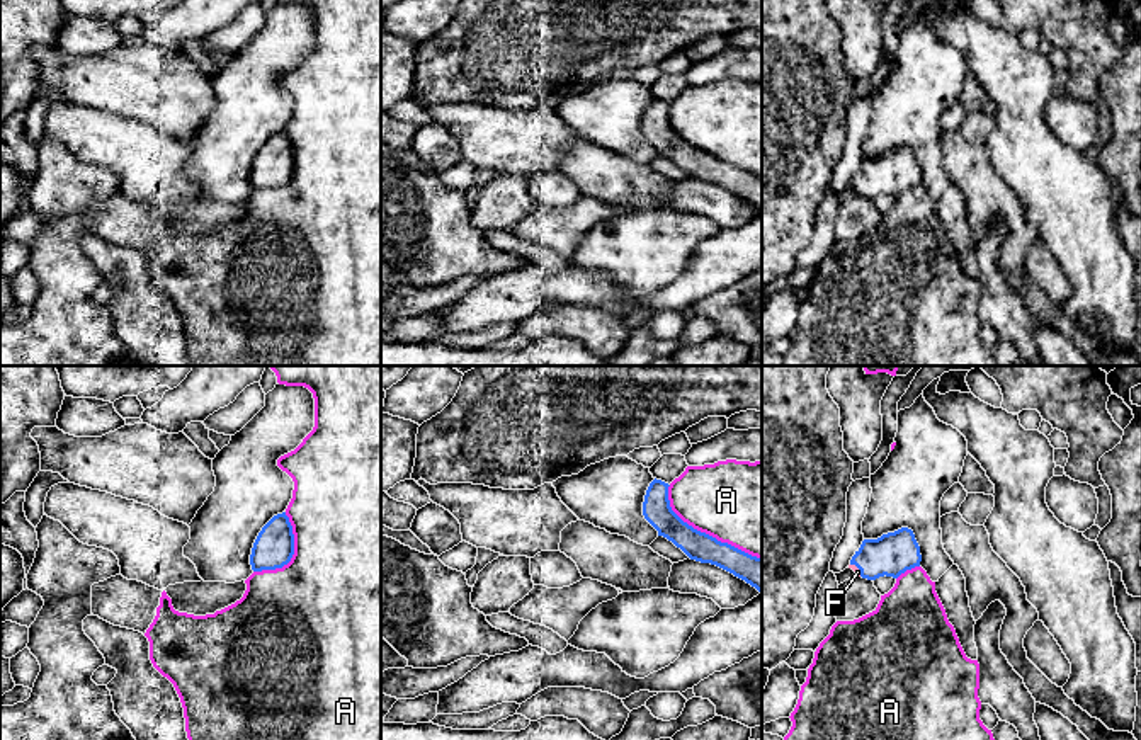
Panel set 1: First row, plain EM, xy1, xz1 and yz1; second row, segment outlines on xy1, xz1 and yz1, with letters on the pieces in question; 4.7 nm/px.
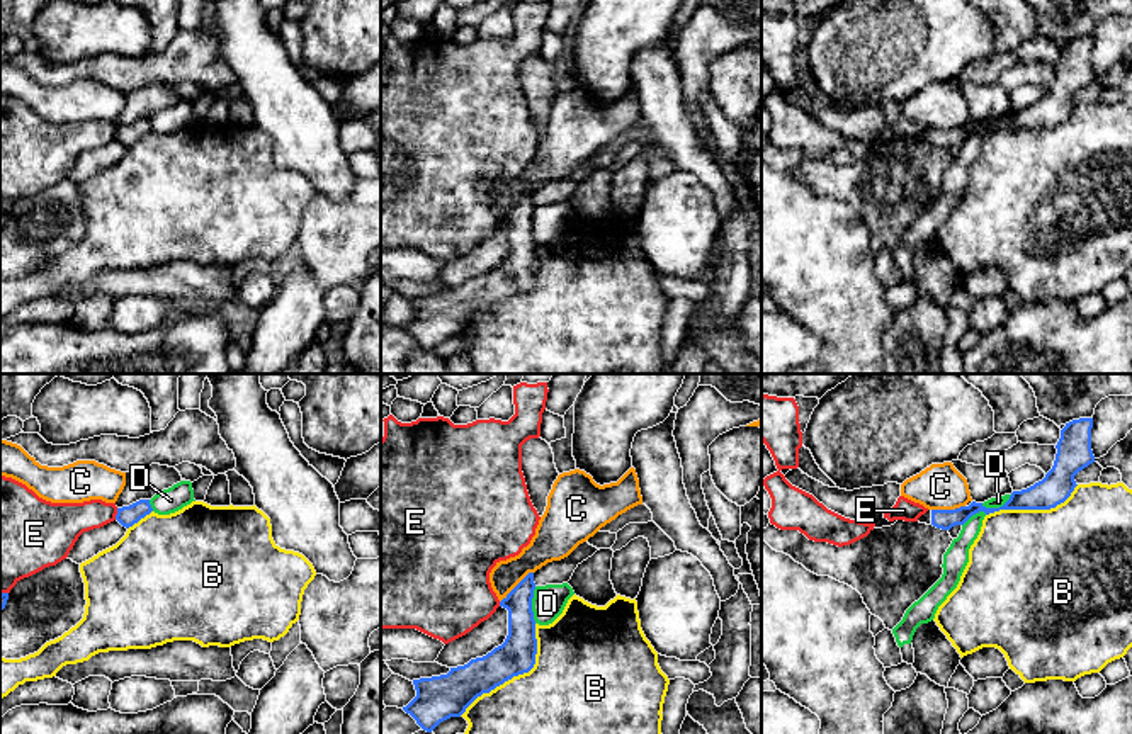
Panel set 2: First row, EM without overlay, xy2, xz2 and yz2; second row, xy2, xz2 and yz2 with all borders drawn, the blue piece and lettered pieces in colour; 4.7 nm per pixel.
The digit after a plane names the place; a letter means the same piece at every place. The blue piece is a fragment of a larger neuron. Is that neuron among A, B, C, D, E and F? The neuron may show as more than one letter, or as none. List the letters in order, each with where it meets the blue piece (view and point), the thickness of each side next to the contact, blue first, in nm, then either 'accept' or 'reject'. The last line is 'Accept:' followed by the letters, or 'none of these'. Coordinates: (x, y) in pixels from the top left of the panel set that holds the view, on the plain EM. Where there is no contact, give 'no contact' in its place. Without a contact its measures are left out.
A: contact xz1 (704, 152); calibres 140 and 400 nm; reject
B: contact xz2 (517, 294); calibres 180 and 500 nm; reject
C: contact xz2 (515, 206); calibres 140 and 160 nm; reject
D: contact xz2 (531, 225); calibres 180 and 160 nm; reject
E: contact xy2 (118, 133); calibres 100 and 180 nm; reject
F: contact yz1 (857, 186); calibres 200 and 30 nm; accept
Accept: F

